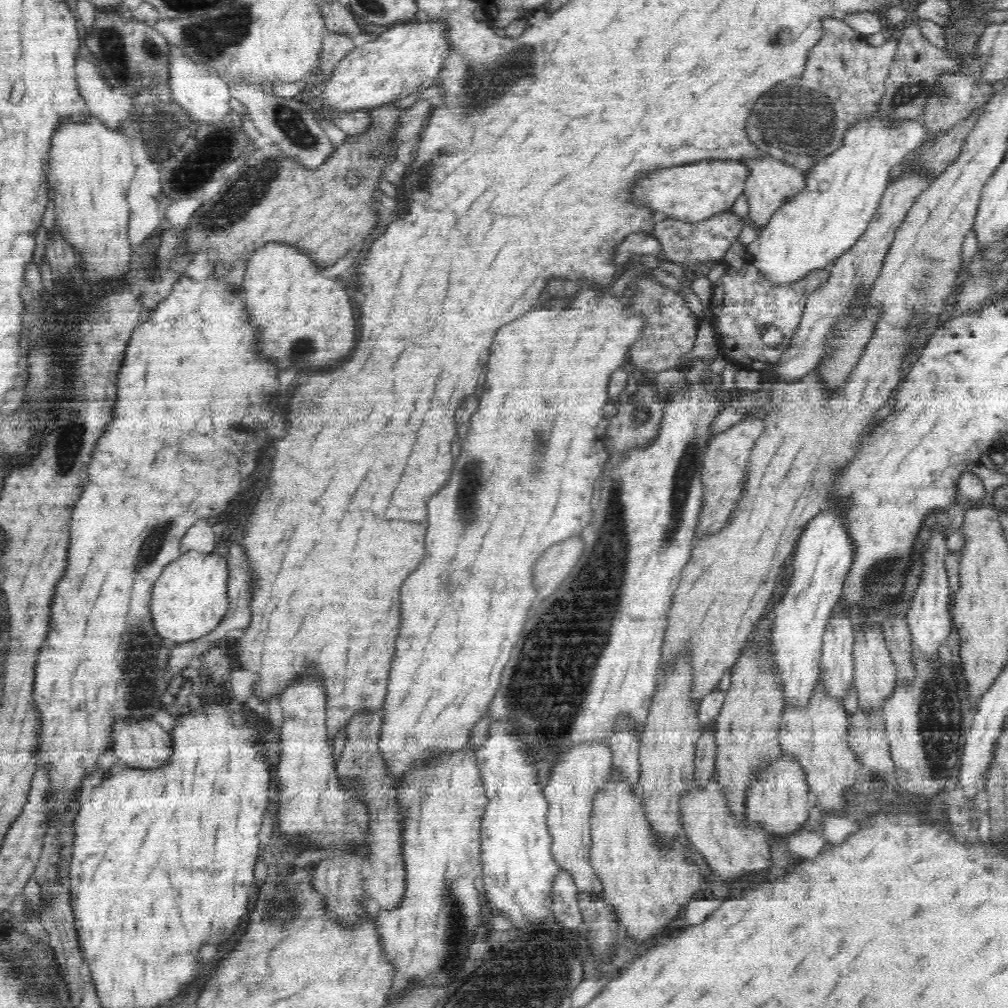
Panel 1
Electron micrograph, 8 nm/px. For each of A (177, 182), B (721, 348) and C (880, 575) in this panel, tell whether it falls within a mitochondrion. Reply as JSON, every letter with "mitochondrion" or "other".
{"A":"mitochondrion","B":"other","C":"mitochondrion"}

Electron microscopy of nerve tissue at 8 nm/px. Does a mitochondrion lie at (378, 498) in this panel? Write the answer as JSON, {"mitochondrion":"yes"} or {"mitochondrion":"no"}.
{"mitochondrion":"no"}

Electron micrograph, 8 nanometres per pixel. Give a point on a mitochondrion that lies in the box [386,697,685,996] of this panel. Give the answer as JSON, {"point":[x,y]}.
{"point":[452,959]}

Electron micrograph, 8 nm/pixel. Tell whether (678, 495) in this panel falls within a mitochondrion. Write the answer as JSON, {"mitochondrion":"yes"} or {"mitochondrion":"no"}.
{"mitochondrion":"yes"}

